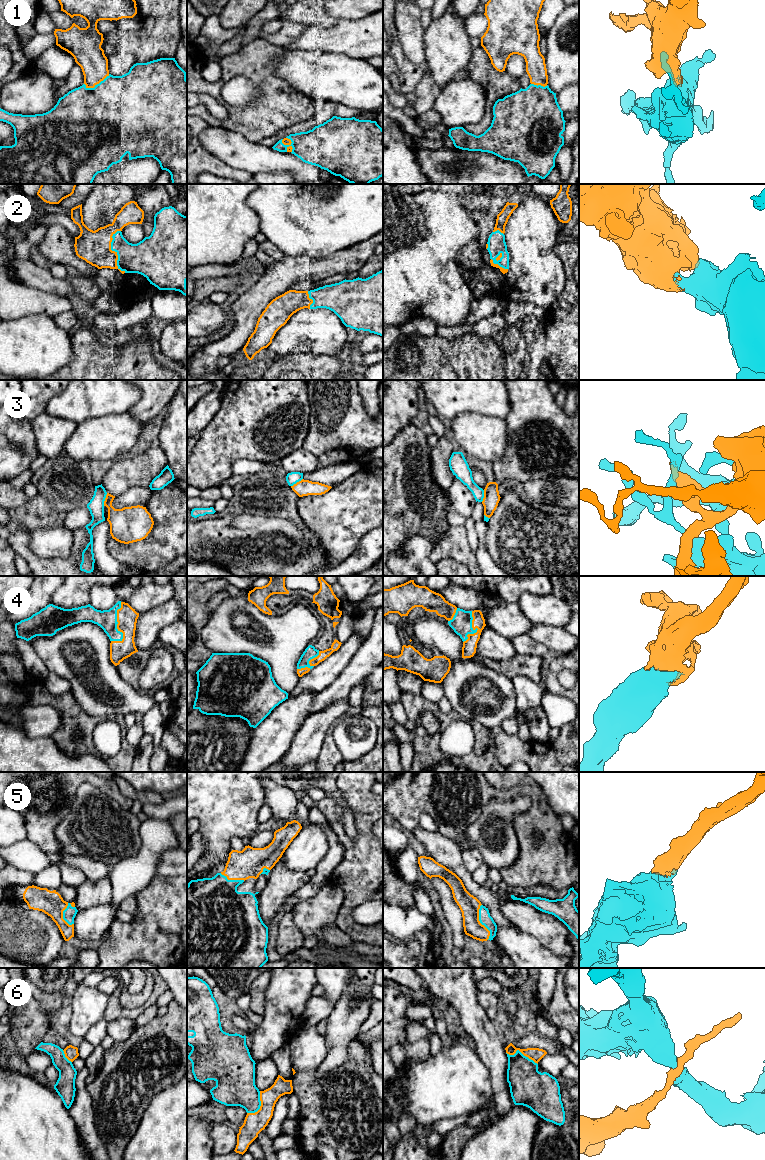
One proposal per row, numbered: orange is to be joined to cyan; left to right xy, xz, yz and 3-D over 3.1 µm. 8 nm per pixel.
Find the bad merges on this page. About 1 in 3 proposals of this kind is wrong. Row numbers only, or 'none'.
3, 6

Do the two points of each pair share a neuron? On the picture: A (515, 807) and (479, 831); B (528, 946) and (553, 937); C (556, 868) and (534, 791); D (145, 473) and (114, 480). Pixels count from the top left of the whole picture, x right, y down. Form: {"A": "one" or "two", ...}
{"A": "one", "B": "two", "C": "one", "D": "one"}

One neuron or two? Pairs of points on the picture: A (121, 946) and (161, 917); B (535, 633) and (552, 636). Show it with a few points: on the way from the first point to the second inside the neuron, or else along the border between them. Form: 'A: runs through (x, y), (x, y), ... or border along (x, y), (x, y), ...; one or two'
A: runs through (131, 941), (143, 930), (147, 930), (151, 926); one
B: runs through (539, 633), (548, 635); one

